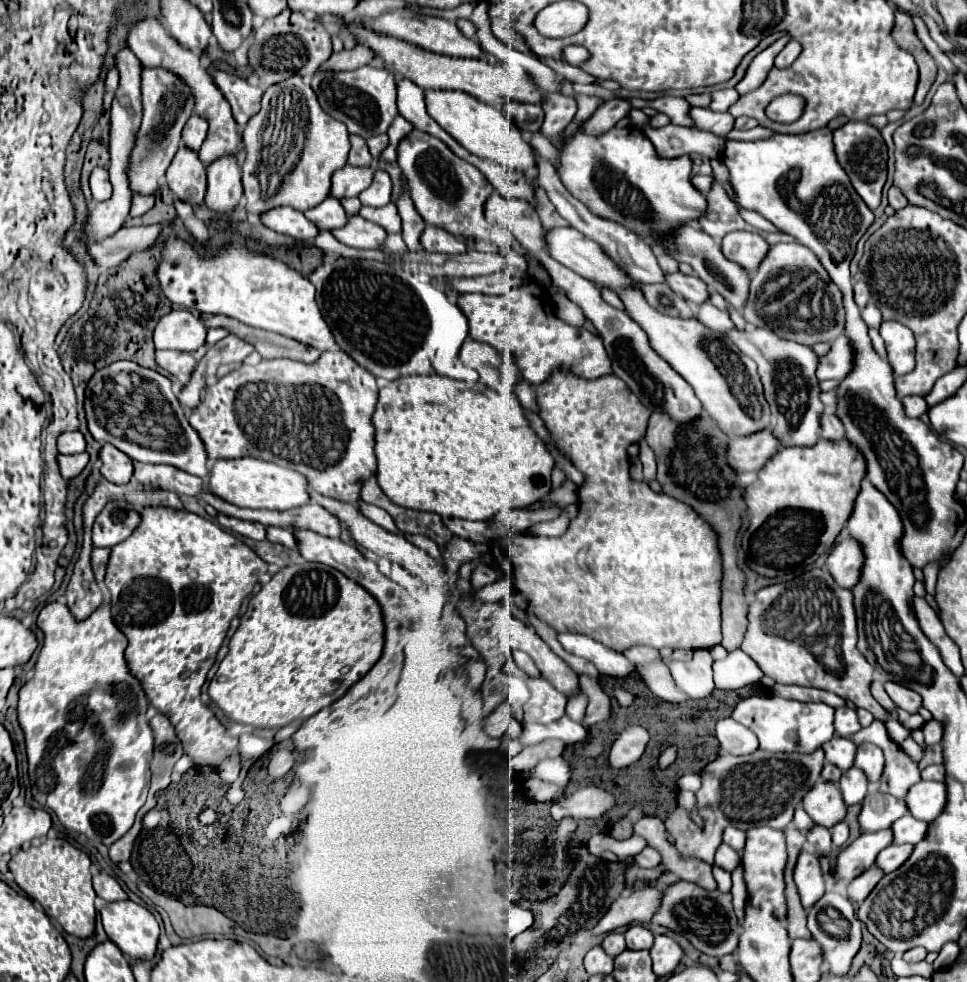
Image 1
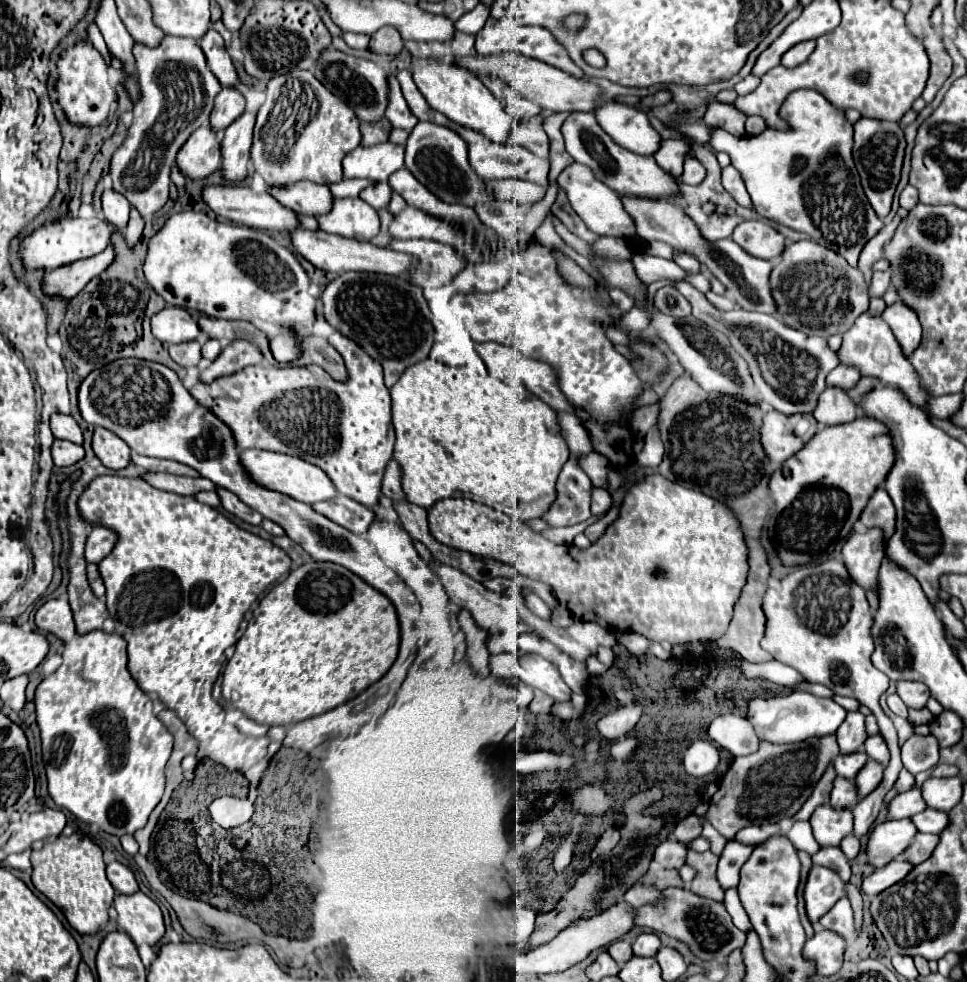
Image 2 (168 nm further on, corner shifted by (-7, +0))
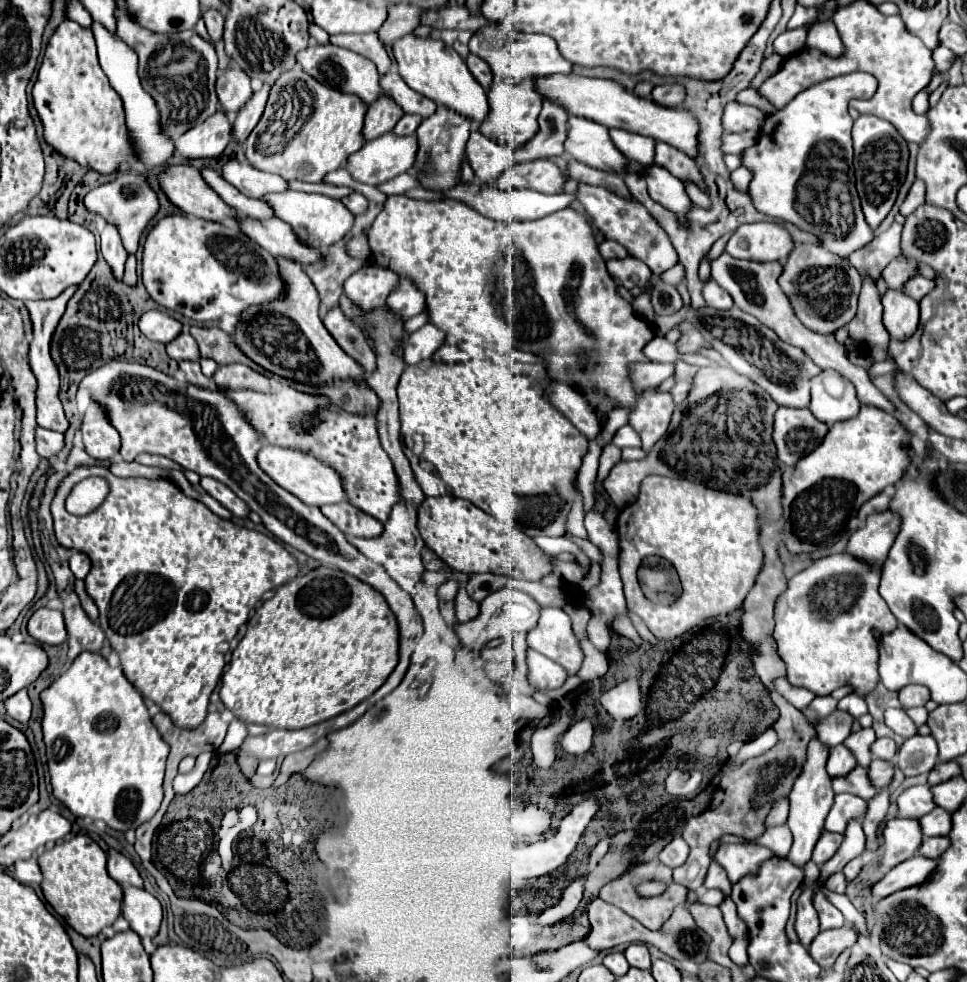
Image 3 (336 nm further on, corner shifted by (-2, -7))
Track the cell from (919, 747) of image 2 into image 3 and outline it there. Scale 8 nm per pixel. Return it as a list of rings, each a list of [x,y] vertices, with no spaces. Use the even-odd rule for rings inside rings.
[[[911,736],[897,754],[897,766],[905,776],[919,776],[937,764],[937,744],[931,736]]]

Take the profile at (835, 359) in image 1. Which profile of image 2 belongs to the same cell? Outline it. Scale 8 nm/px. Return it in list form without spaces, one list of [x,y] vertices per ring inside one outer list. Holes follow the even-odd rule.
[[[870,313],[860,315],[856,319],[856,323],[844,333],[844,341],[842,341],[842,347],[840,347],[838,355],[840,355],[840,361],[844,365],[856,365],[864,377],[872,375],[872,377],[878,377],[884,385],[896,387],[898,391],[902,391],[906,395],[906,399],[912,399],[912,403],[916,407],[926,411],[930,395],[922,387],[920,375],[916,375],[916,369],[912,367],[908,357],[904,357],[900,343],[896,341],[888,323],[884,323],[882,315],[876,315],[876,317],[870,315]]]

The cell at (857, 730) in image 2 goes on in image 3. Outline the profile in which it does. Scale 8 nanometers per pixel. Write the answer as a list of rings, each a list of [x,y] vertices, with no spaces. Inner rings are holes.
[[[843,744],[835,746],[831,752],[829,752],[829,760],[827,760],[827,772],[831,778],[835,776],[843,776],[847,774],[849,770],[853,770],[857,766],[857,760],[853,756],[853,752],[849,748],[845,748]]]

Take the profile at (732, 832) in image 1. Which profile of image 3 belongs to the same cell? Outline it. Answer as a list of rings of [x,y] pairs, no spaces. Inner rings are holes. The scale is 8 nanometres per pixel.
[[[779,800],[779,802],[773,806],[773,814],[767,816],[765,828],[781,826],[781,824],[787,822],[787,818],[789,818],[789,802],[787,802],[787,800]]]

